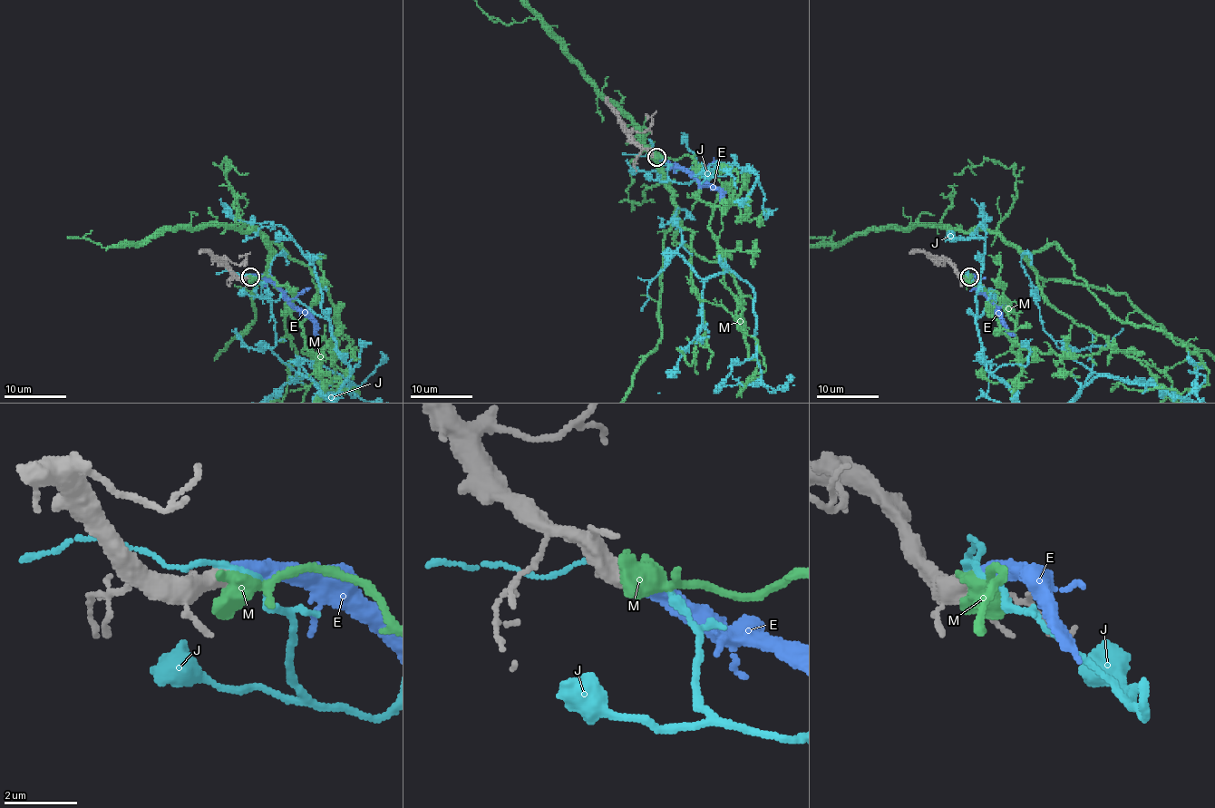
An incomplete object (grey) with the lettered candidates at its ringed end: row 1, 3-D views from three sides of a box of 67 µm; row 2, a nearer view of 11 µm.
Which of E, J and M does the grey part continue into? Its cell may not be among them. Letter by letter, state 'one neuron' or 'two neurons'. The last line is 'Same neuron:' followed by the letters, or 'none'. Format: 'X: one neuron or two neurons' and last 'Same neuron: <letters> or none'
E: one neuron
J: two neurons
M: two neurons
Same neuron: E

